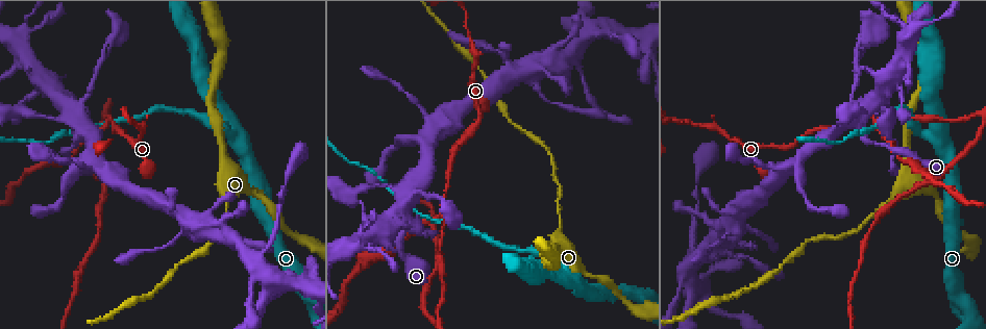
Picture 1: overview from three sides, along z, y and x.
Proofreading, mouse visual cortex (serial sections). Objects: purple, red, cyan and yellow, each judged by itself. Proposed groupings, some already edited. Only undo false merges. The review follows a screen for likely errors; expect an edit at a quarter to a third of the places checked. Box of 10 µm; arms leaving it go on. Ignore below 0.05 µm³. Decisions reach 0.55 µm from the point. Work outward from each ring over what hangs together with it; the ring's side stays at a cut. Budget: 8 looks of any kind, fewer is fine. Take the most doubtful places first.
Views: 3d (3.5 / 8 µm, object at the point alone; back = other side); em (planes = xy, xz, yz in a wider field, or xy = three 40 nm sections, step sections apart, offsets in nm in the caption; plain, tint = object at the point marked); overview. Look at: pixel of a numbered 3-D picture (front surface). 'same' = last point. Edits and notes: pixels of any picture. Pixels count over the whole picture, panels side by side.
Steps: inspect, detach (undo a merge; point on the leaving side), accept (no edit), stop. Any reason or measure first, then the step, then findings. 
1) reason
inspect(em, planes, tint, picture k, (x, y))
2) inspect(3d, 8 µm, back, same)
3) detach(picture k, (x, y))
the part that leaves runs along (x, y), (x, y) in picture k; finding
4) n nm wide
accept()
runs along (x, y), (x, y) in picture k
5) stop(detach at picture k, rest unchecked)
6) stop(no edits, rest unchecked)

inspect(3d, 3.5 µm, picture 1, (109, 118))

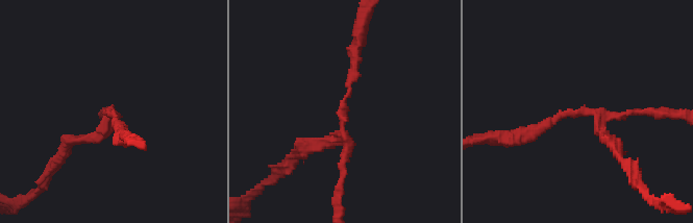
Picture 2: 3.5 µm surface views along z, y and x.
3 arms; arms of 100, 100, 200 nm
inspect(em, xy, step 3, plain, picture 2, (108, 114))

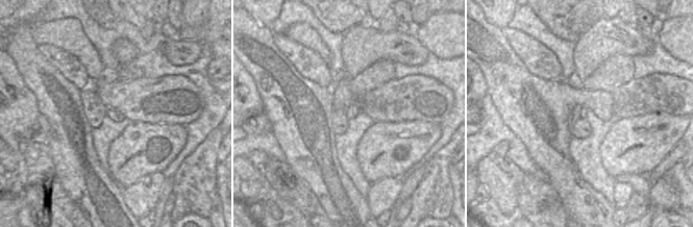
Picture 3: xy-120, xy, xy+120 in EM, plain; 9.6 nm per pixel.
with the object marked
inspect(em, xy, step 3, tint, same)

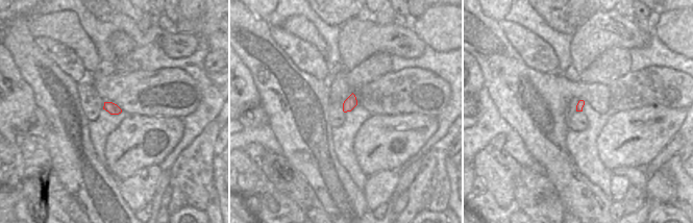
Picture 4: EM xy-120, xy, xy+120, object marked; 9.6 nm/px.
110 nm wide
detach(picture 2, (302, 141))
the part that leaves runs along (336, 140), (300, 150), (278, 174) in picture 2; a second cell is stuck on

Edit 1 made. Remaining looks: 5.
three arms meet
inspect(3d, 3.5 µm, picture 1, (231, 133))

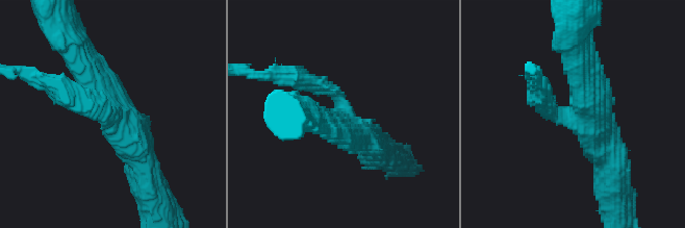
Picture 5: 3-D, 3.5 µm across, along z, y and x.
need the tissue
inspect(em, xy, step 3, tint, picture 5, (588, 114))

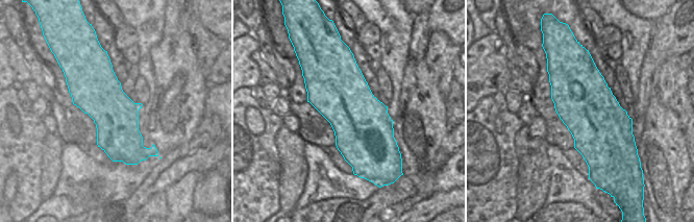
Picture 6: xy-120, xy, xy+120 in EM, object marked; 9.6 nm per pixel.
inspect(em, xy, step 1, tint, same)

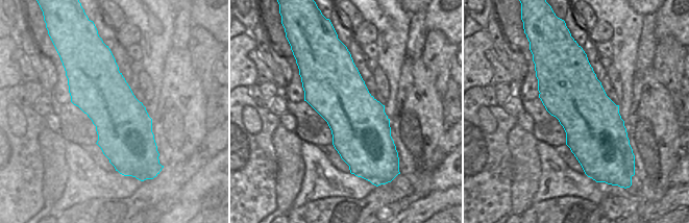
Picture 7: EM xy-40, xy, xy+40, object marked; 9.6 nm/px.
accept()
runs along (142, 169), (129, 130), (75, 57) in picture 5; one cell here

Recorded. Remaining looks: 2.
thick turns thin
inspect(3d, 3.5 µm, picture 1, (889, 201))

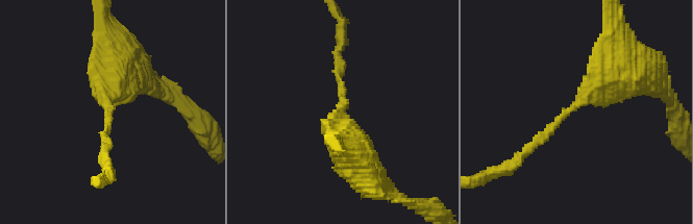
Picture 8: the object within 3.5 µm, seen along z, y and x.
arms of 150, 600 nm; now the EM
inspect(em, xy, step 2, tint, picture 8, (338, 105))

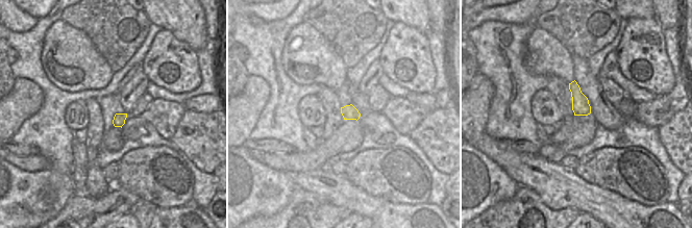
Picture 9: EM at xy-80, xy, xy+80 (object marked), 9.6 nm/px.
accept()
continuous, no second cell

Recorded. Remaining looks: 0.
stop(detach at picture 2, rest unchecked)

